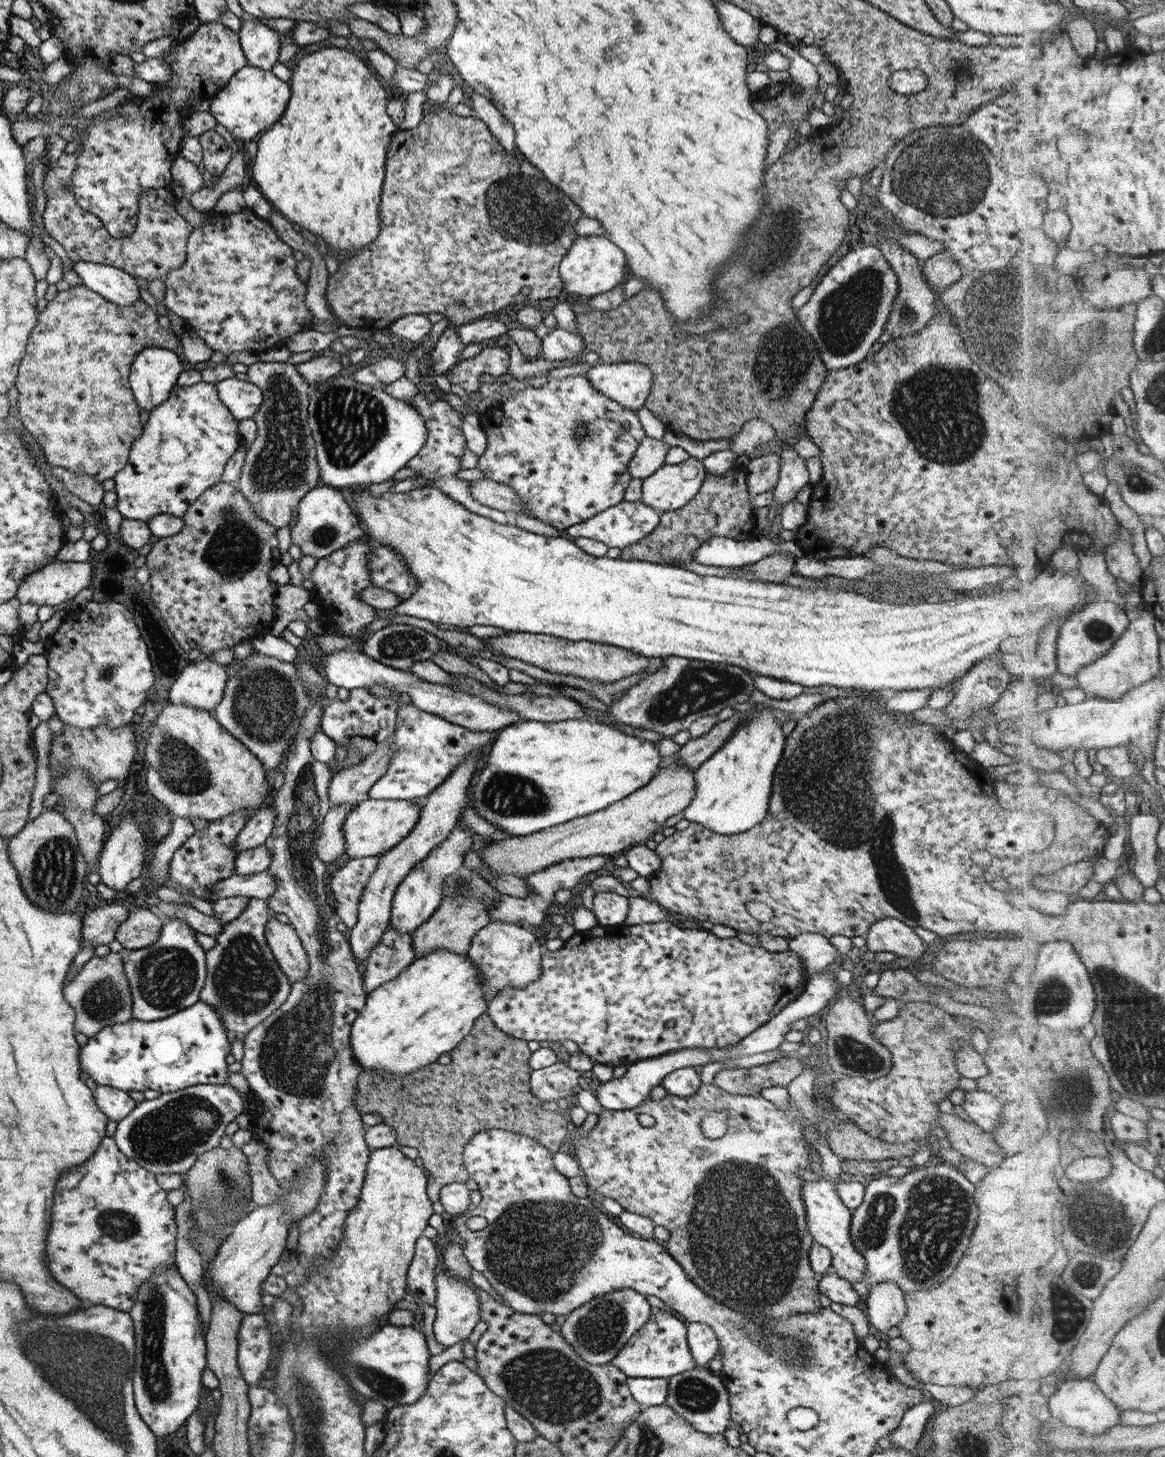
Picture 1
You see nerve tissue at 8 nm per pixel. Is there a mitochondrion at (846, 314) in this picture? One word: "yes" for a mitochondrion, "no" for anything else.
yes

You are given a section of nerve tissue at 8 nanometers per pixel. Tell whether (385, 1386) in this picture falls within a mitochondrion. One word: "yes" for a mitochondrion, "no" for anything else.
yes

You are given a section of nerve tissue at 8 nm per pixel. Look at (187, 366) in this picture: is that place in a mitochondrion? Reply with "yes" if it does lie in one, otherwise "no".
no

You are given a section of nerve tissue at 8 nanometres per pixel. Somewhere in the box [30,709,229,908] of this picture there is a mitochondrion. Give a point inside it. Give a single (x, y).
(180, 769)

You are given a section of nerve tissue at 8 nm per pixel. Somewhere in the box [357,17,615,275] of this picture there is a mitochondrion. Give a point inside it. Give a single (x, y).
(532, 207)

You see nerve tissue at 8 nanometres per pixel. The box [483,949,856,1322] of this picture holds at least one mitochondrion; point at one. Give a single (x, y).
(746, 1244)

